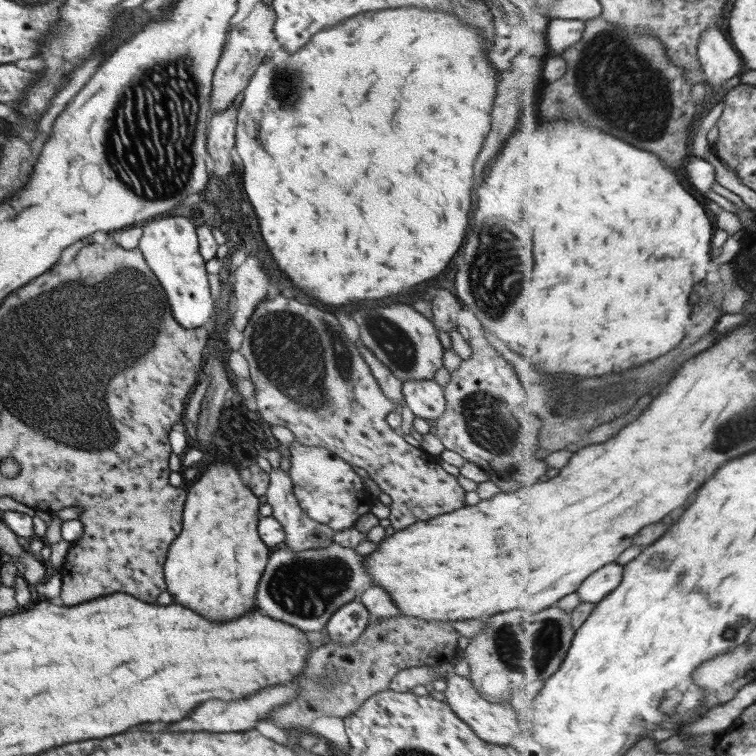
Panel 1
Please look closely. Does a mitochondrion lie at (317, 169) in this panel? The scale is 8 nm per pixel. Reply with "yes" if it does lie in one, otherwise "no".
no

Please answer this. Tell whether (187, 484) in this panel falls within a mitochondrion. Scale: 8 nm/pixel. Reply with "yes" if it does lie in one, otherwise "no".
no

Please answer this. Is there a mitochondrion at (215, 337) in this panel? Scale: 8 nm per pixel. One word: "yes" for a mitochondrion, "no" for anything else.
no

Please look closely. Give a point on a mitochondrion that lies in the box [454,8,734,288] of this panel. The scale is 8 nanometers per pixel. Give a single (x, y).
(610, 62)

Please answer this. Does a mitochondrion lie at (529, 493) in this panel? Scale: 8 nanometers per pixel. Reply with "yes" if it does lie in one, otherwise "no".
no

